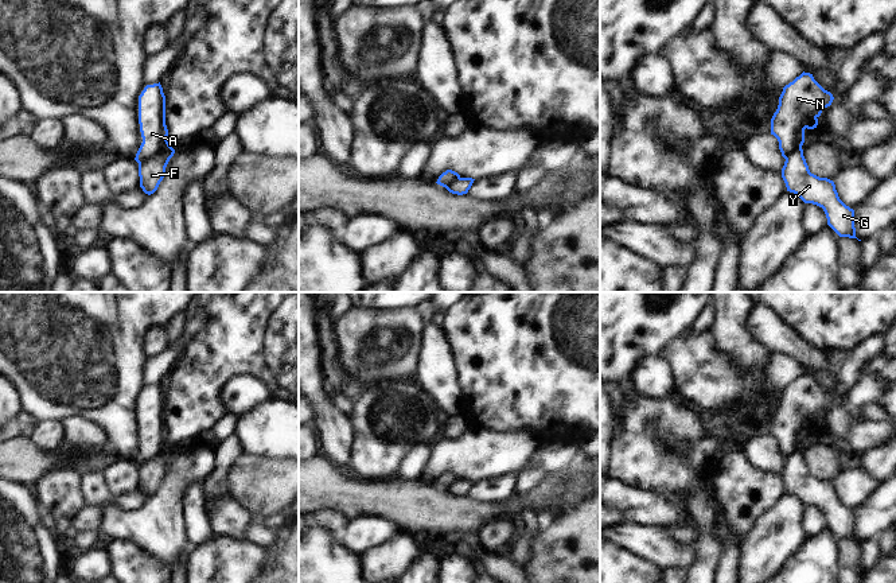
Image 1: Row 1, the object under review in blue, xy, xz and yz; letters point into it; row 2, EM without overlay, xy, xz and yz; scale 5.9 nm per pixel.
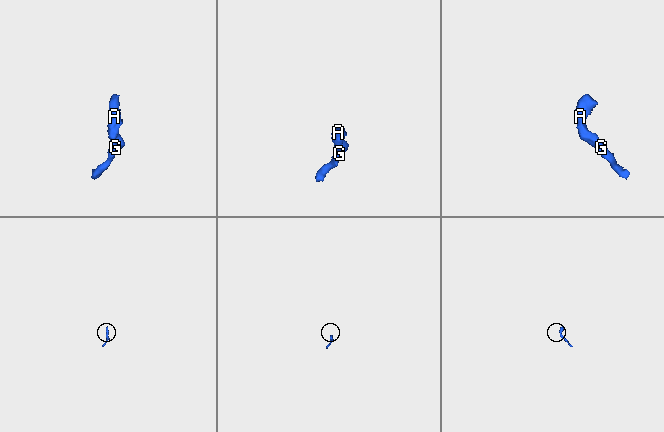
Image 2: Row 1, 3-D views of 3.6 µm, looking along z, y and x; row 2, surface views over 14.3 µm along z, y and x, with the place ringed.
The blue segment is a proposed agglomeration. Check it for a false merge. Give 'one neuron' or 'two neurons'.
two neurons

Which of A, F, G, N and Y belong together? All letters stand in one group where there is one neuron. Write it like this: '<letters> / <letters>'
A N / F G Y

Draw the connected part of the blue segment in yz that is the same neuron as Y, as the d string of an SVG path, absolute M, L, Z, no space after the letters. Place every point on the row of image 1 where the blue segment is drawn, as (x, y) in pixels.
M802 147L788 153L782 168L782 178L787 191L796 194L805 203L823 209L827 225L839 237L857 238L854 210L839 199L833 180L810 172Z

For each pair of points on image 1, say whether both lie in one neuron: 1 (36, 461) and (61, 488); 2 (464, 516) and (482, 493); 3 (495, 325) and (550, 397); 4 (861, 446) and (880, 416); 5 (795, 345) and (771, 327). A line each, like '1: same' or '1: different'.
1: different
2: different
3: same
4: different
5: same

